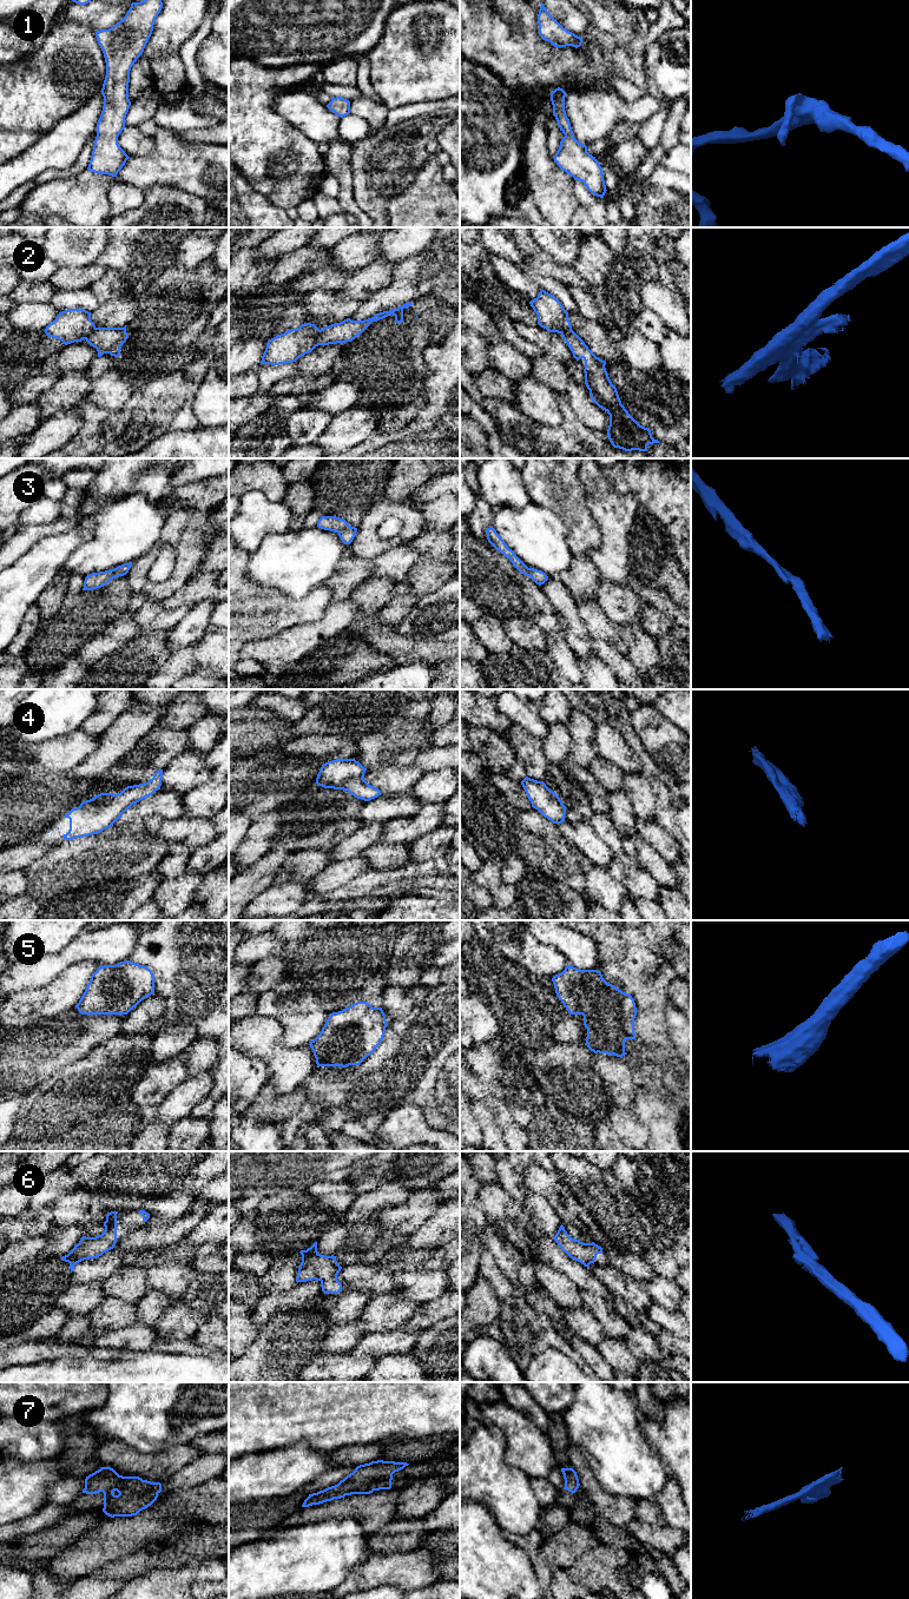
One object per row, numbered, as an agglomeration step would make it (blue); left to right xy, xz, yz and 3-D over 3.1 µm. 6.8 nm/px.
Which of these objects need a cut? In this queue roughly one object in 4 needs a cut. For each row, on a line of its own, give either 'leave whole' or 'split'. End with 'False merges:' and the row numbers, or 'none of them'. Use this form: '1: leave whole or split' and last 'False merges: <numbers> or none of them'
1: leave whole
2: split
3: leave whole
4: leave whole
5: leave whole
6: leave whole
7: leave whole
False merges: 2

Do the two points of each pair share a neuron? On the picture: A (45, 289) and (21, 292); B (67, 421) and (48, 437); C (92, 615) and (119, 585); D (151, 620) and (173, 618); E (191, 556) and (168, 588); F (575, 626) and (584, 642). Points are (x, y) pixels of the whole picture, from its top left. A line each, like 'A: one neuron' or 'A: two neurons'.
A: one neuron
B: one neuron
C: one neuron
D: one neuron
E: one neuron
F: one neuron

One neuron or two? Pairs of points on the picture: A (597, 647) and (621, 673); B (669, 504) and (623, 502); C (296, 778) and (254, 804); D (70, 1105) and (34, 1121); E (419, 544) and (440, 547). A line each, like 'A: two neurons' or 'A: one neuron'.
A: one neuron
B: two neurons
C: one neuron
D: one neuron
E: one neuron

